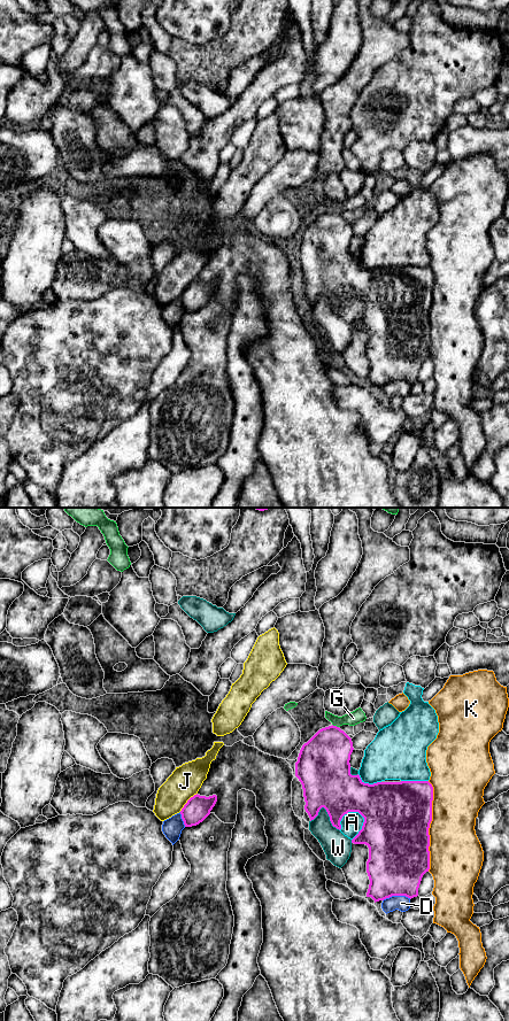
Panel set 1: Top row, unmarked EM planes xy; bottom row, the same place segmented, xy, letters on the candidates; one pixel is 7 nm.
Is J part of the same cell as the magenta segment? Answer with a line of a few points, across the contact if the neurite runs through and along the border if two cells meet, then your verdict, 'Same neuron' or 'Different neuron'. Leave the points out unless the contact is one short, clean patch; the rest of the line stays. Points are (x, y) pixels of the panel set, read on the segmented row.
Same neuron

